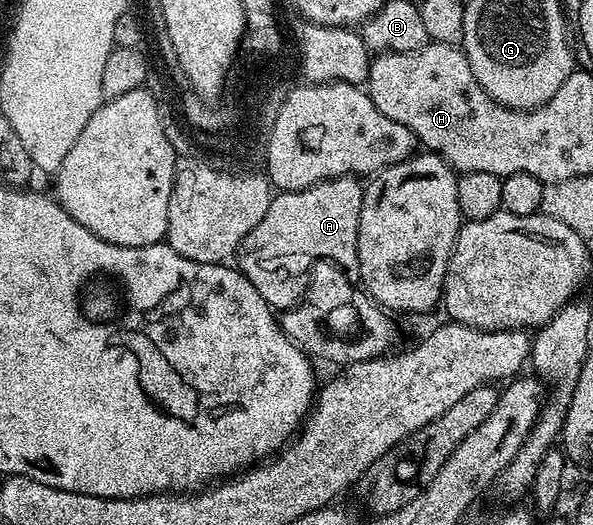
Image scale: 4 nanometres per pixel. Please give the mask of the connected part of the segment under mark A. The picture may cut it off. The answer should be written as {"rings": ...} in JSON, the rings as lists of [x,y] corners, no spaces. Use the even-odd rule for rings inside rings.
{"rings":[[[356,176],[328,178],[305,190],[289,190],[273,197],[266,216],[242,240],[238,251],[238,269],[254,284],[264,290],[264,274],[260,274],[260,258],[272,258],[272,254],[292,254],[292,250],[308,250],[308,254],[332,254],[329,261],[344,270],[351,280],[359,279],[358,268],[358,220],[362,212],[364,186]]]}

